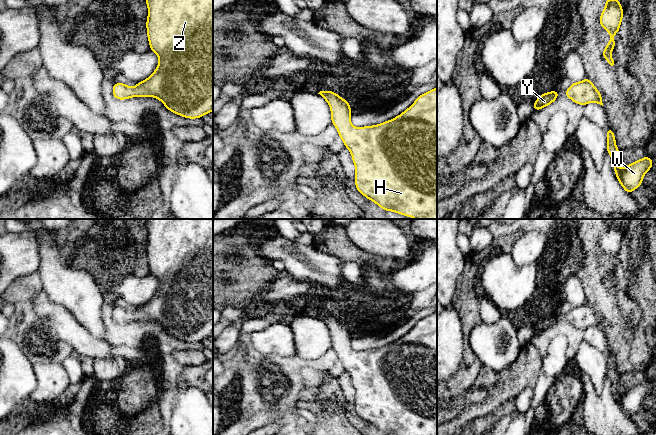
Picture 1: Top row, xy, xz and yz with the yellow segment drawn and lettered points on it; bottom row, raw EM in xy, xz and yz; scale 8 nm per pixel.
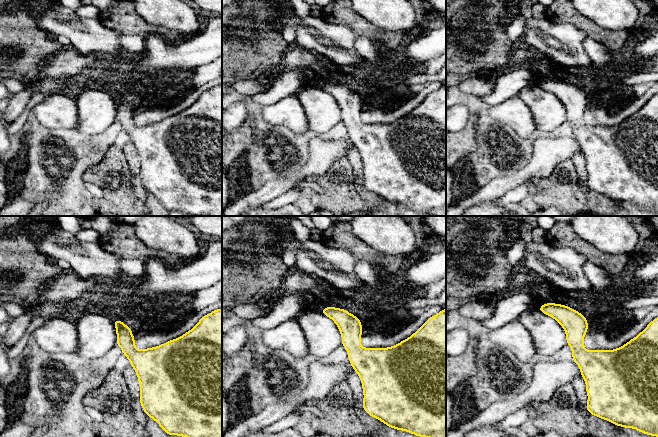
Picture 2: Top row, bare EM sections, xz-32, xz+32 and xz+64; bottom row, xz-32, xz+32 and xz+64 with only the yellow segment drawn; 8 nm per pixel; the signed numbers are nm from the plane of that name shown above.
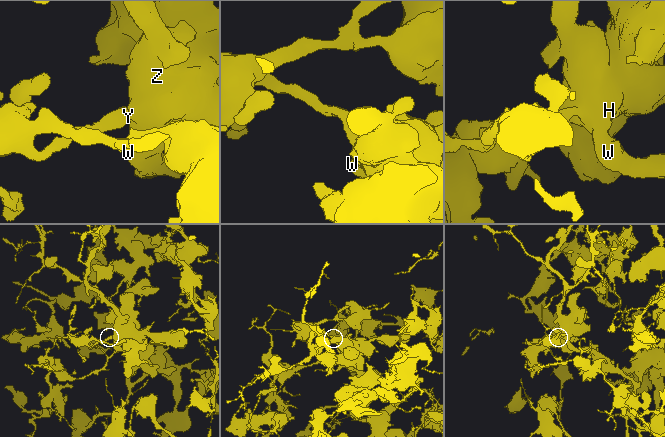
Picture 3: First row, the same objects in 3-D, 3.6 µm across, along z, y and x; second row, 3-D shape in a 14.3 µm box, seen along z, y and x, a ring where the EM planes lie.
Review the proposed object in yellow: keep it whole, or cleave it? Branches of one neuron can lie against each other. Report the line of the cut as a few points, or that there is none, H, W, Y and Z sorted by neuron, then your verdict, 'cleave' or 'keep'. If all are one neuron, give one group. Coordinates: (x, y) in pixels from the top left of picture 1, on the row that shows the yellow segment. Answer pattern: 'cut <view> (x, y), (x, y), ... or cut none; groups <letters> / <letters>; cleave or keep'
cut none; groups H W Y Z; keep

